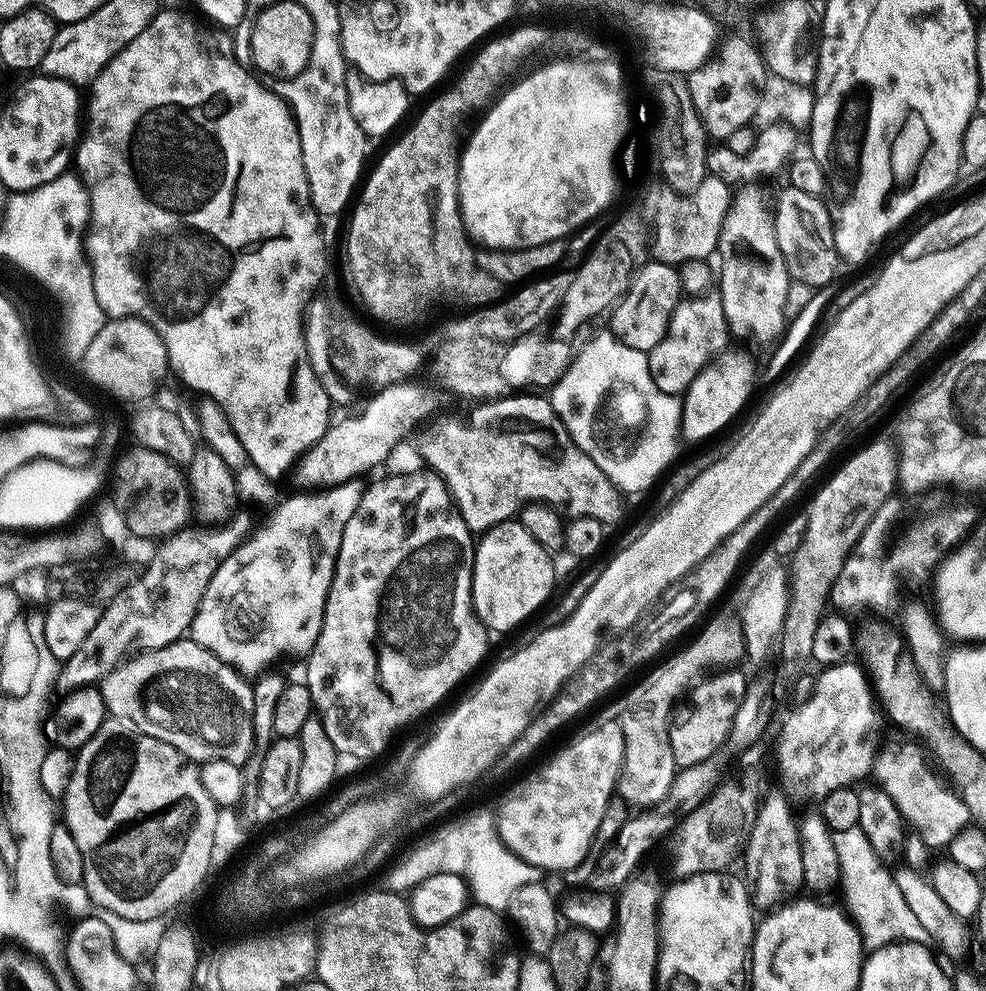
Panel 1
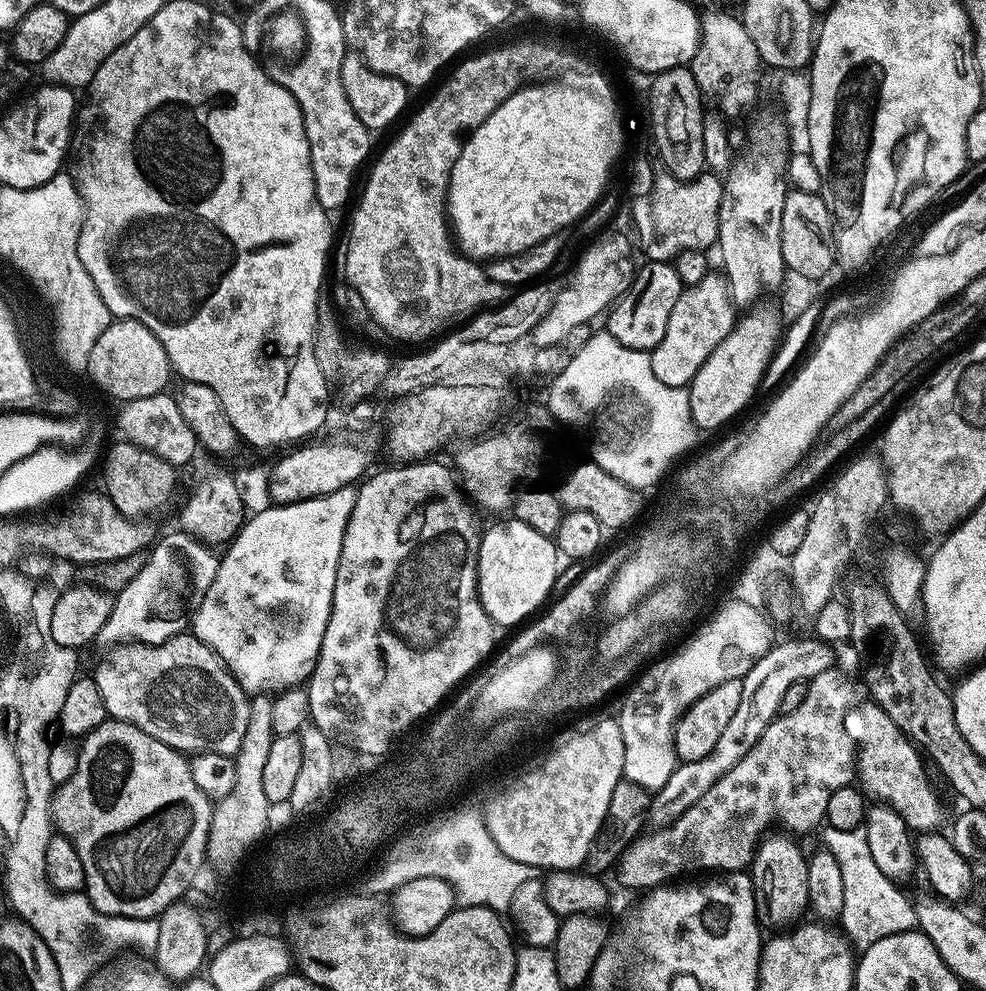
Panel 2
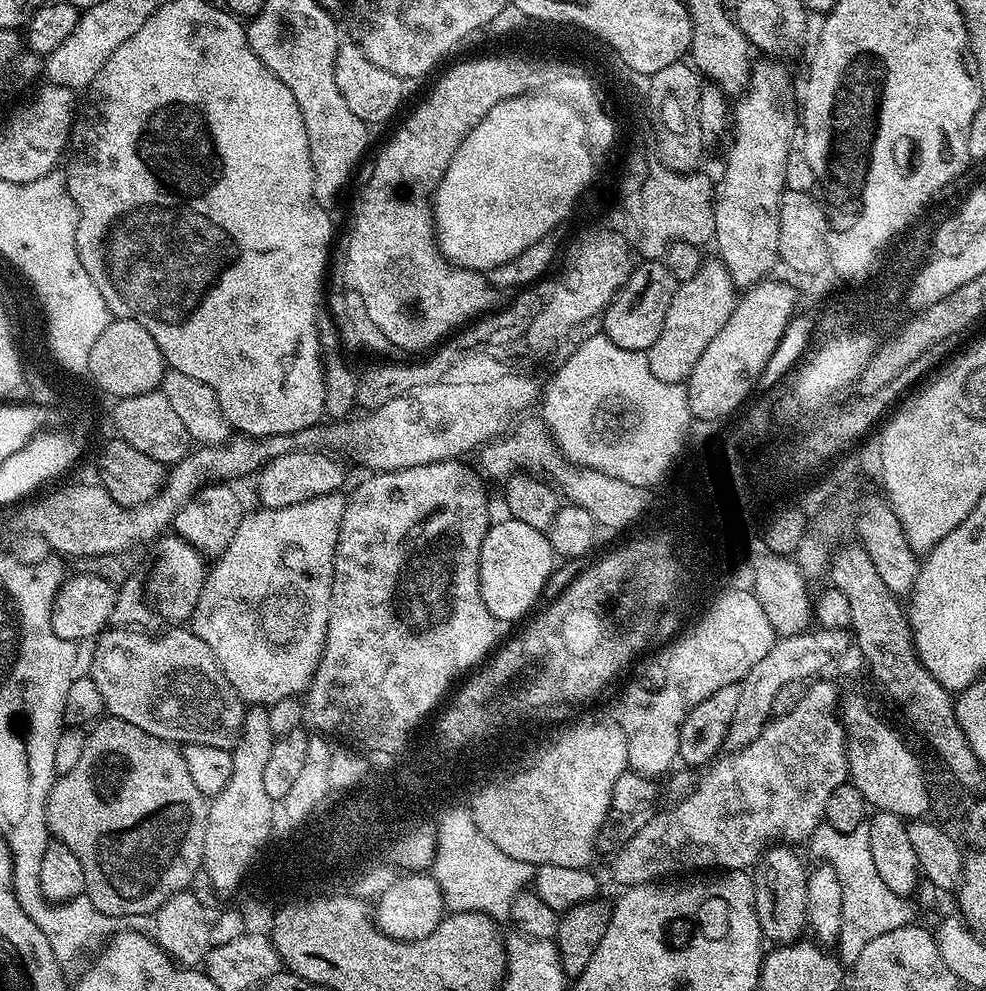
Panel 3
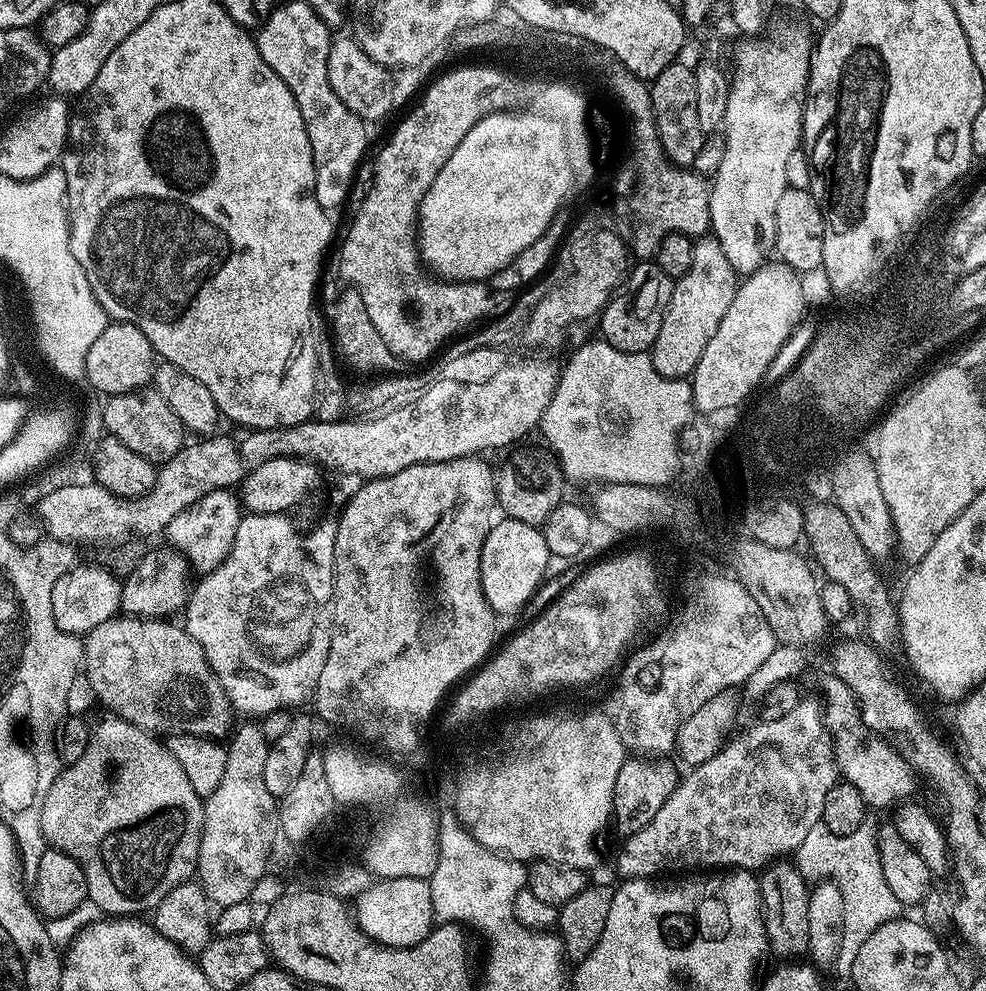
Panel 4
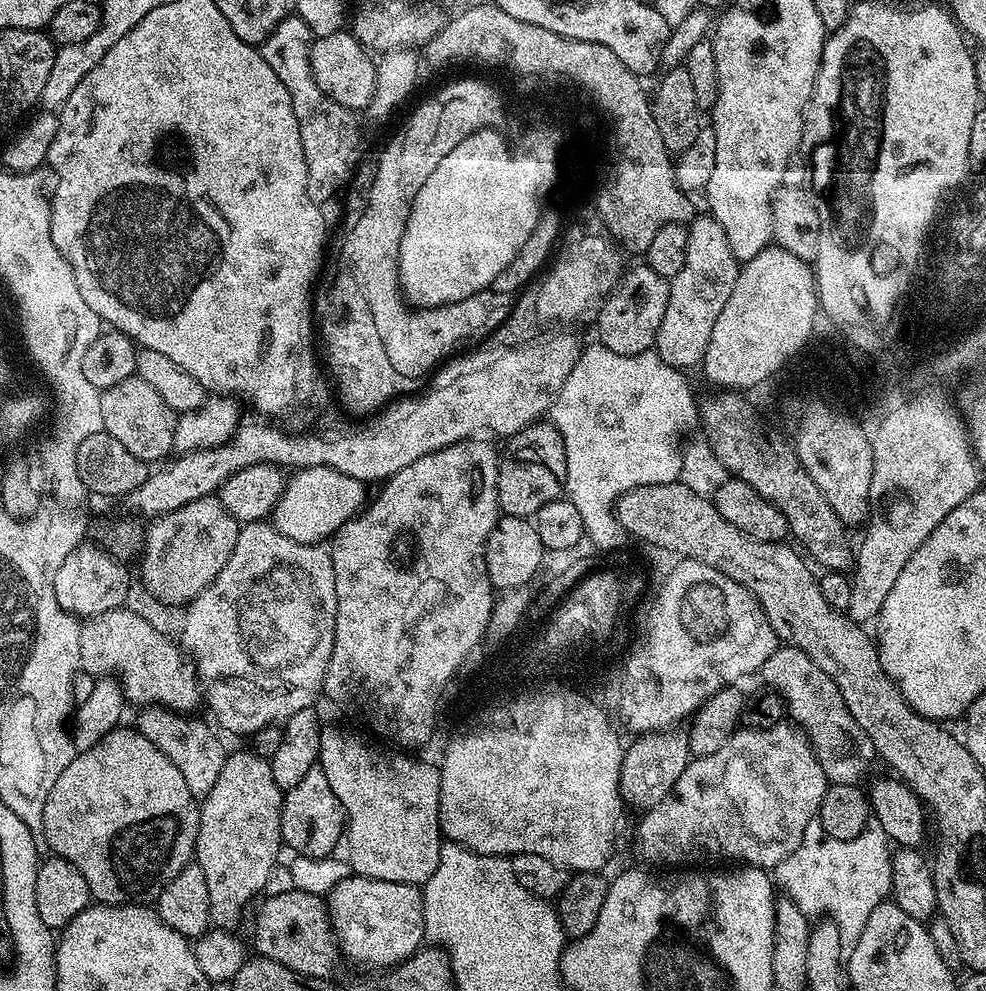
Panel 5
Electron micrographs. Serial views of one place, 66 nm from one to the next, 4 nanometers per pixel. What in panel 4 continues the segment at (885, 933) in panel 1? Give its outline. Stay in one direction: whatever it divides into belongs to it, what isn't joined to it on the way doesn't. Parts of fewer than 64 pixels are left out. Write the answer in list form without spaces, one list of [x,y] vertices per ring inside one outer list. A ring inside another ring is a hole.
[[[865,818],[854,834],[845,836],[834,834],[834,830],[821,822],[810,830],[810,834],[806,834],[806,838],[802,838],[802,846],[798,846],[794,853],[794,867],[805,881],[820,882],[827,878],[842,892],[846,926],[842,930],[840,959],[844,962],[855,958],[859,948],[880,924],[897,919],[902,912],[898,898],[894,898],[890,886],[886,886],[886,878],[882,878],[877,831],[877,821],[872,821],[872,818]]]

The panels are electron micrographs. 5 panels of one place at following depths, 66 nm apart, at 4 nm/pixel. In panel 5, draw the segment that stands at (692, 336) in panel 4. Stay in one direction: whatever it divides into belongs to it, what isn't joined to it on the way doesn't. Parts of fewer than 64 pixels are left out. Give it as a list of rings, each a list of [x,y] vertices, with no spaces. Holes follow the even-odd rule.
[[[711,214],[697,215],[687,225],[688,241],[686,242],[686,262],[682,262],[682,270],[671,277],[670,298],[666,302],[666,314],[662,318],[662,326],[656,335],[654,351],[670,366],[681,370],[689,370],[701,363],[704,352],[708,349],[710,333],[714,331],[714,322],[718,314],[722,314],[722,306],[726,306],[730,294],[734,290],[734,282],[740,277],[741,265],[738,263],[734,250],[730,250],[730,242],[726,238],[726,230]]]

